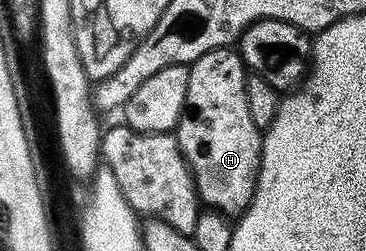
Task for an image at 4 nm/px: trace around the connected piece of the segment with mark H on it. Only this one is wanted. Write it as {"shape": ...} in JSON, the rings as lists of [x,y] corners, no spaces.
{"shape":[[[219,47],[202,55],[190,64],[186,115],[177,128],[179,148],[191,168],[198,202],[228,217],[244,214],[253,201],[263,160],[263,135],[249,113],[248,78],[249,68],[238,50]]]}

